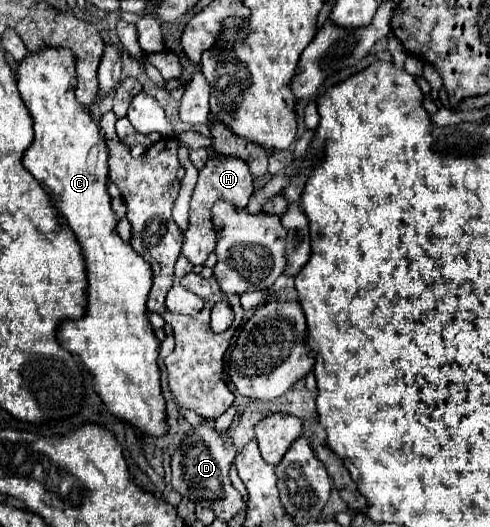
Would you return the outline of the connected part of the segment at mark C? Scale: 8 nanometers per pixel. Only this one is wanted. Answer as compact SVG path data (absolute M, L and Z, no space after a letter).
M45 47L41 51L27 53L25 59L17 67L17 79L19 79L21 99L25 101L25 107L29 109L33 117L33 129L35 129L35 139L23 155L23 165L53 197L53 201L57 201L59 213L67 219L69 227L77 235L77 241L87 261L85 263L87 281L89 281L87 311L77 321L61 323L59 333L57 333L59 343L69 353L77 355L83 361L83 365L93 373L95 391L101 395L103 403L113 415L129 419L129 423L141 429L143 433L159 437L167 431L165 399L161 395L159 367L157 367L159 339L153 333L153 327L147 317L147 307L145 307L145 297L151 289L153 275L151 275L149 263L143 257L139 257L133 251L133 247L119 237L115 229L119 219L115 211L111 209L111 197L107 193L109 149L99 127L93 123L89 109L77 103L75 99L75 89L77 89L75 55L63 47Z

